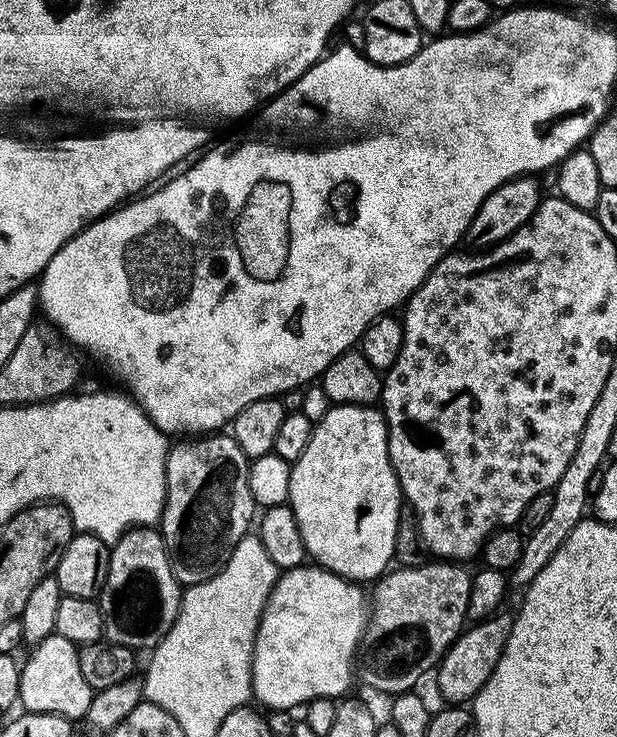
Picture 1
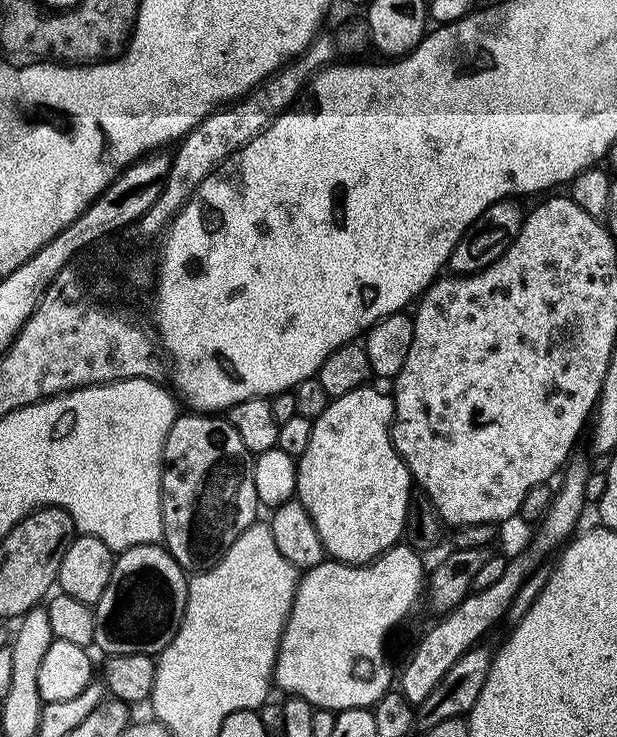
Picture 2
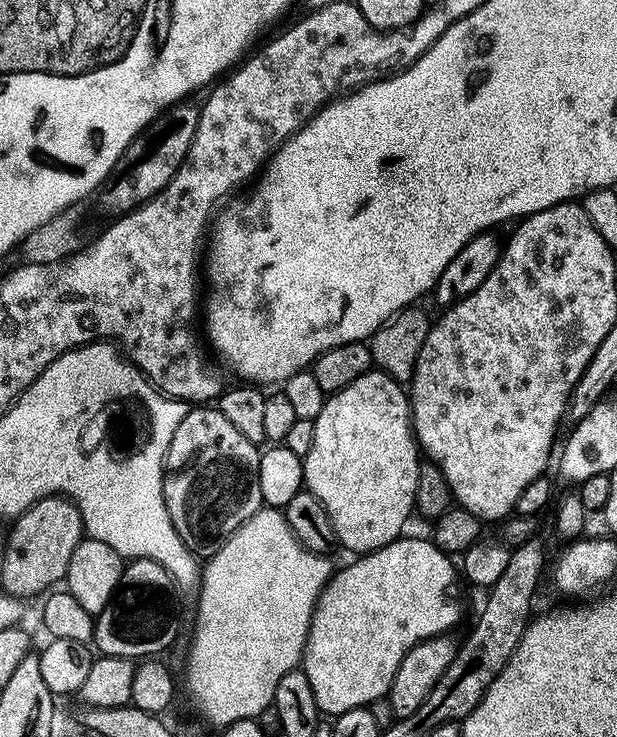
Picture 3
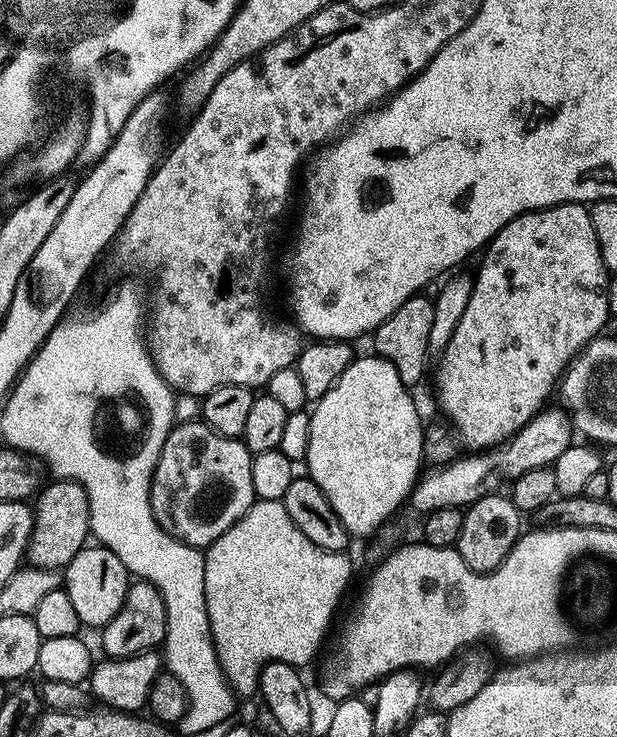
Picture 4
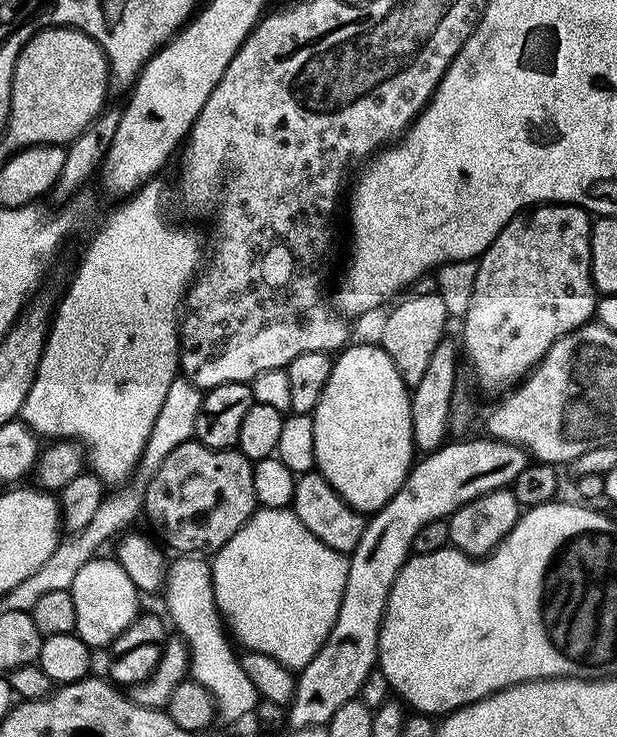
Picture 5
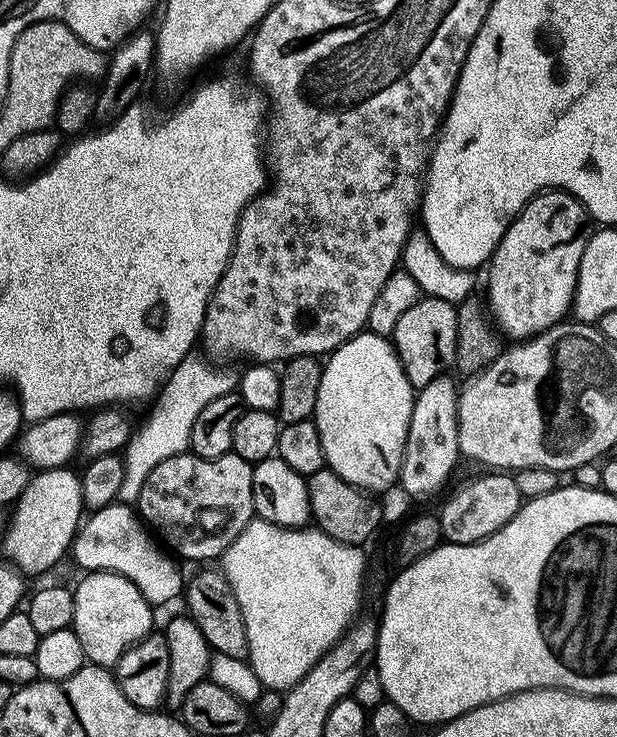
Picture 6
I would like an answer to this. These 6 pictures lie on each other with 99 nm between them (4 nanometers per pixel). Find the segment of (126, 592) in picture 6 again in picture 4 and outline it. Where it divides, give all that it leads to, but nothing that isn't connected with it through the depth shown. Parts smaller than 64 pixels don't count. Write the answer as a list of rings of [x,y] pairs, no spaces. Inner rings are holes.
[[[85,546],[68,564],[62,572],[62,587],[70,594],[70,603],[78,614],[81,625],[88,624],[96,630],[103,629],[104,625],[118,614],[122,602],[126,598],[126,590],[130,583],[130,573],[118,558],[118,554],[103,546]]]

